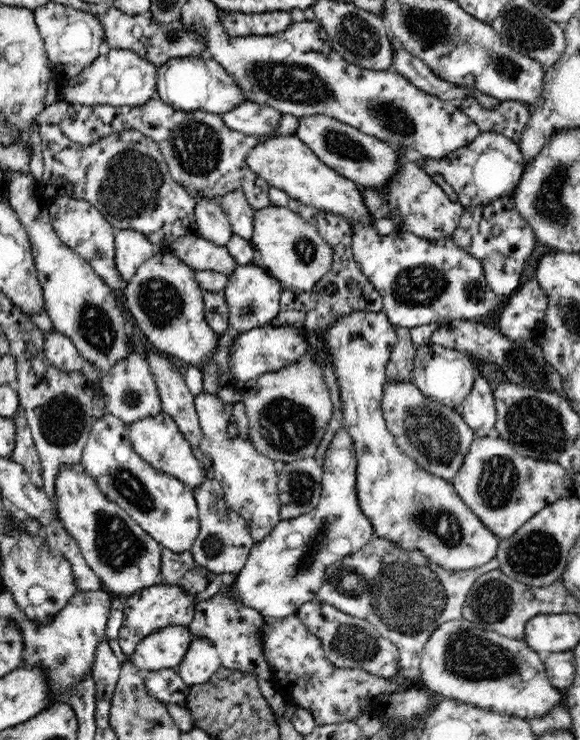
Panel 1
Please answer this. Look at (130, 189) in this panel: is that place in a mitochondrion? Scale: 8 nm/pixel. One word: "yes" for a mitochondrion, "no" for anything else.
yes

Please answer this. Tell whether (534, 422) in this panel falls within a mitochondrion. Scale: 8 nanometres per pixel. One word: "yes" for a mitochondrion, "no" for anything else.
yes

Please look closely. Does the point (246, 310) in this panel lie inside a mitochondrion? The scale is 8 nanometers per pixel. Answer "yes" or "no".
yes

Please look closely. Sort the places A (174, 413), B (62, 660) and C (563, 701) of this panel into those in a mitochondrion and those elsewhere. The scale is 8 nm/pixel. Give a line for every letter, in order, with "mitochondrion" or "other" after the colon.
A: other
B: mitochondrion
C: other

